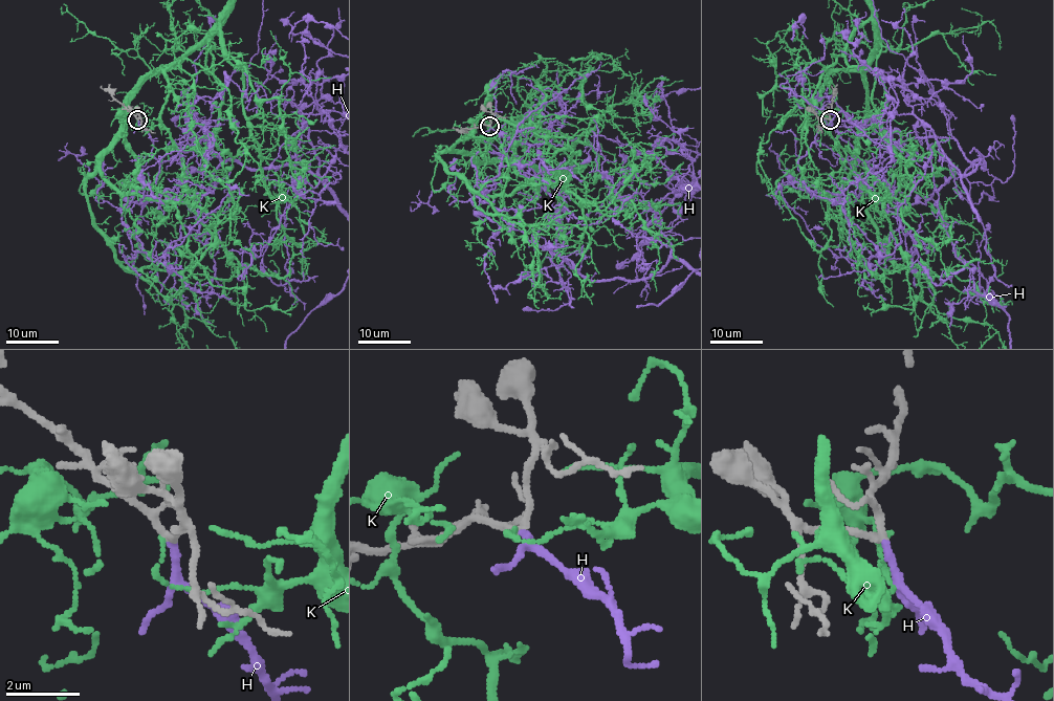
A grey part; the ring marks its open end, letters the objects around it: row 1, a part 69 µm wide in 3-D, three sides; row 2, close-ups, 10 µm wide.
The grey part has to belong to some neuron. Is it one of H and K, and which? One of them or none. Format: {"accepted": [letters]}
{"accepted": ["H"]}

